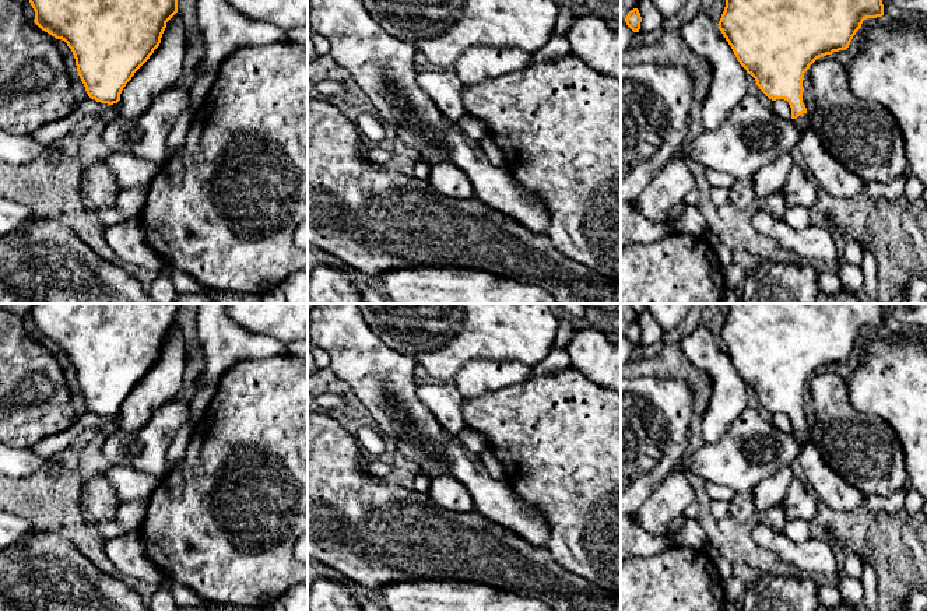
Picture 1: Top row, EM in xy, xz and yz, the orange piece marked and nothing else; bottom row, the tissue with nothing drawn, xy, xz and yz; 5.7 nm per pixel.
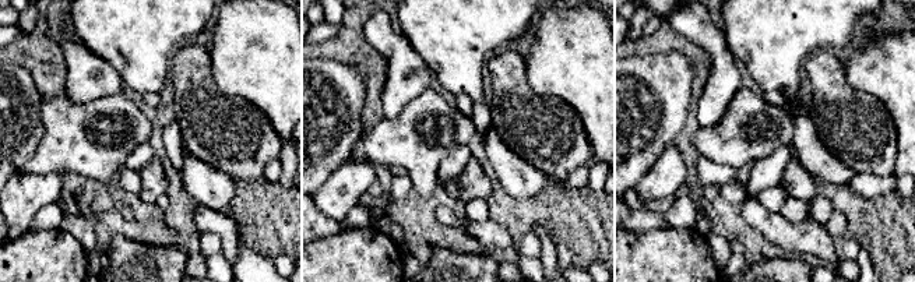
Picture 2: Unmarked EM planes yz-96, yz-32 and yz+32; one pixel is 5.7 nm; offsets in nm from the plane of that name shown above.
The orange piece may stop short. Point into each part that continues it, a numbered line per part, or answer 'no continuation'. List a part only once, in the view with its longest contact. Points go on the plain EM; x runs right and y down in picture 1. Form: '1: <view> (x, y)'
1: yz (803, 435)

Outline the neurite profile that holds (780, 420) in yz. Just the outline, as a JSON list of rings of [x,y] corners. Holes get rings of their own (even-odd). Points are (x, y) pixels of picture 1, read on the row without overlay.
[[[784,412],[772,414],[772,424],[786,433],[791,432],[791,421]]]

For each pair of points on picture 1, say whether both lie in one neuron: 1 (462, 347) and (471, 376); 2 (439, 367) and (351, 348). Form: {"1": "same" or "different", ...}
{"1": "different", "2": "different"}

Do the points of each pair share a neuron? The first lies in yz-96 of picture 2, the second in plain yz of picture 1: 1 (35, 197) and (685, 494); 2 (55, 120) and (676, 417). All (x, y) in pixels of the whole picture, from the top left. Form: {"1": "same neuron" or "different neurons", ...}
{"1": "same neuron", "2": "different neurons"}

